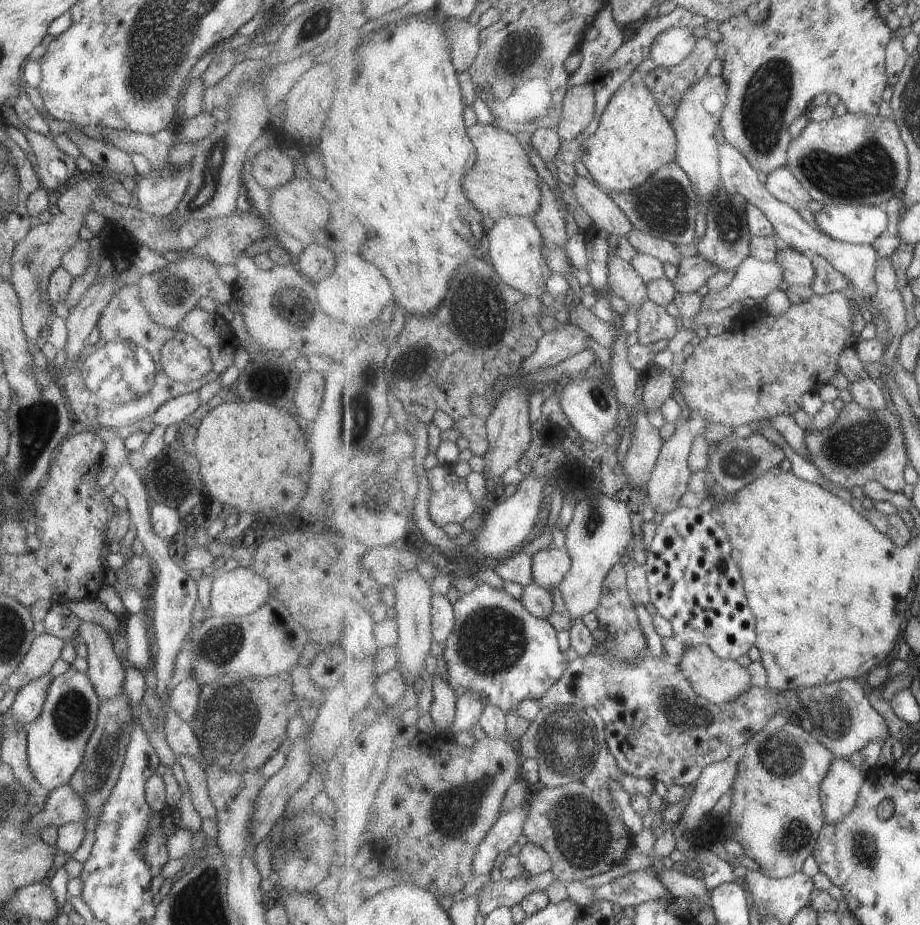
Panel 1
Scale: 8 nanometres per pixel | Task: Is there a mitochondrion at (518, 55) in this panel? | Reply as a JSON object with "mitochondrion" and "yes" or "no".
{"mitochondrion":"yes"}

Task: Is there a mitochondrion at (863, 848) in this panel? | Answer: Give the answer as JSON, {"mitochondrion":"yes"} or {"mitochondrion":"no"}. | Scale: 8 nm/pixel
{"mitochondrion":"yes"}

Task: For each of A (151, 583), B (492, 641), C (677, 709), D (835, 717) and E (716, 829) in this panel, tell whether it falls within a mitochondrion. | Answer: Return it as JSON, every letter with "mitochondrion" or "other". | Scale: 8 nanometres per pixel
{"A":"other","B":"mitochondrion","C":"mitochondrion","D":"mitochondrion","E":"other"}

